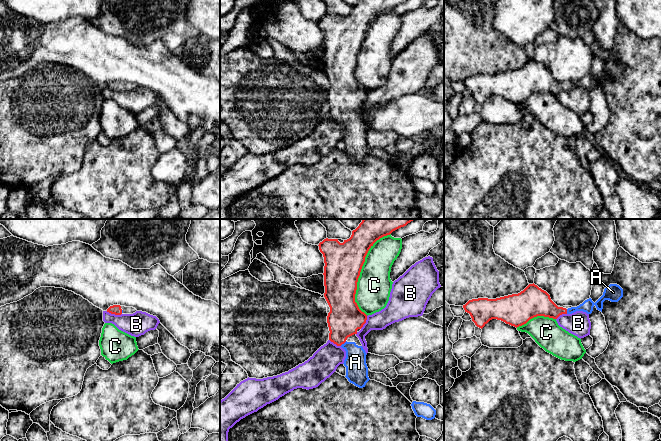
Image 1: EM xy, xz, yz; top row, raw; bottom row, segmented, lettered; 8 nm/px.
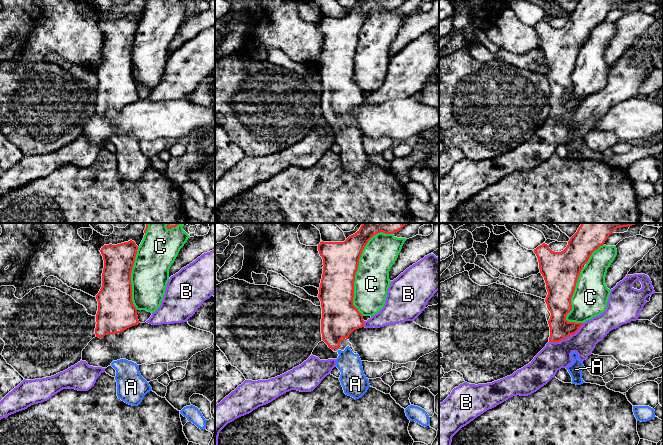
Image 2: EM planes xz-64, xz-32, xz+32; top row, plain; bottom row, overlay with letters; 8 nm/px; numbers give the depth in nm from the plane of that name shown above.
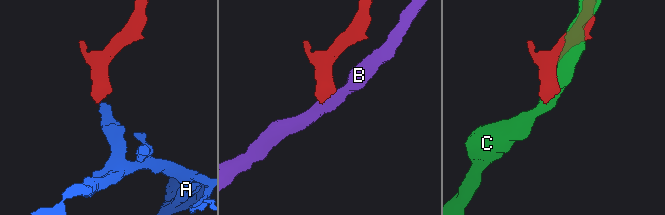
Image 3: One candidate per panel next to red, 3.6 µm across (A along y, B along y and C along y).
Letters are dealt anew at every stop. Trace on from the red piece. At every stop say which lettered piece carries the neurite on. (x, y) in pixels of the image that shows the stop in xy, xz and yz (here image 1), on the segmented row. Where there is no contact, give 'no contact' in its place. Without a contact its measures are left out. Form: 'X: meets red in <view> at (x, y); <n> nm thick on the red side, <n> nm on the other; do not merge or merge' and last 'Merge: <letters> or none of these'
A: meets red in xz at (343, 343); 280 nm thick on the red side, 180 nm on the other; merge
B: meets red in xy at (114, 313); 80 nm thick on the red side, 190 nm on the other; do not merge
C: meets red in xz at (360, 271); 300 nm thick on the red side, 280 nm on the other; do not merge
Merge: A

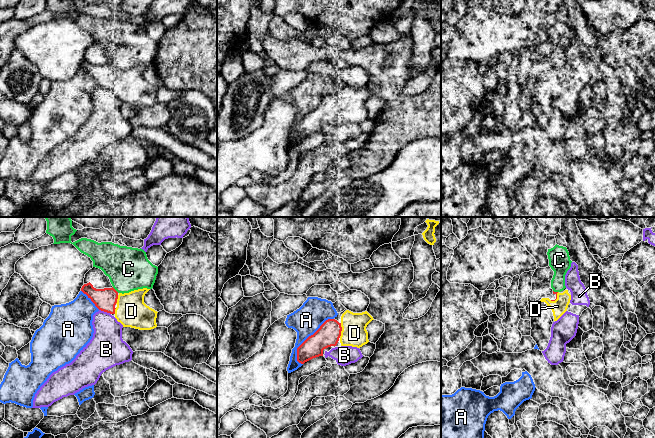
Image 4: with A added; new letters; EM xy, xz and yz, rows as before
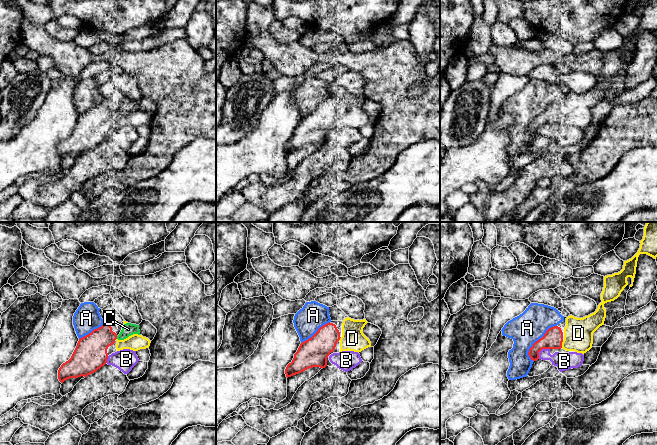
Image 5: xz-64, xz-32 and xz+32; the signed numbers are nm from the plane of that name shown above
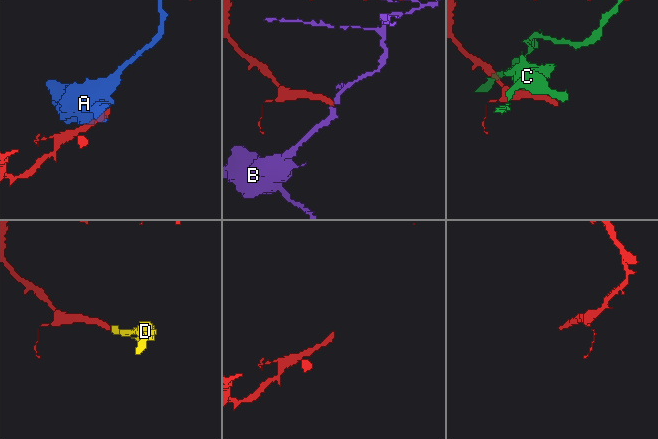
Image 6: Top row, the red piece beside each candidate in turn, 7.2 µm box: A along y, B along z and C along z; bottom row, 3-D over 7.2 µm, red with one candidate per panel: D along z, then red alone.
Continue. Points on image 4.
A: meets red in xz at (307, 338); 180 nm thick on the red side, 240 nm on the other; do not merge
B: meets red in xy at (105, 311); 180 nm thick on the red side, 240 nm on the other; do not merge
C: meets red in xy at (114, 289); 180 nm thick on the red side, 340 nm on the other; do not merge
D: meets red in xz at (341, 330); 180 nm thick on the red side, 200 nm on the other; merge
Merge: D

